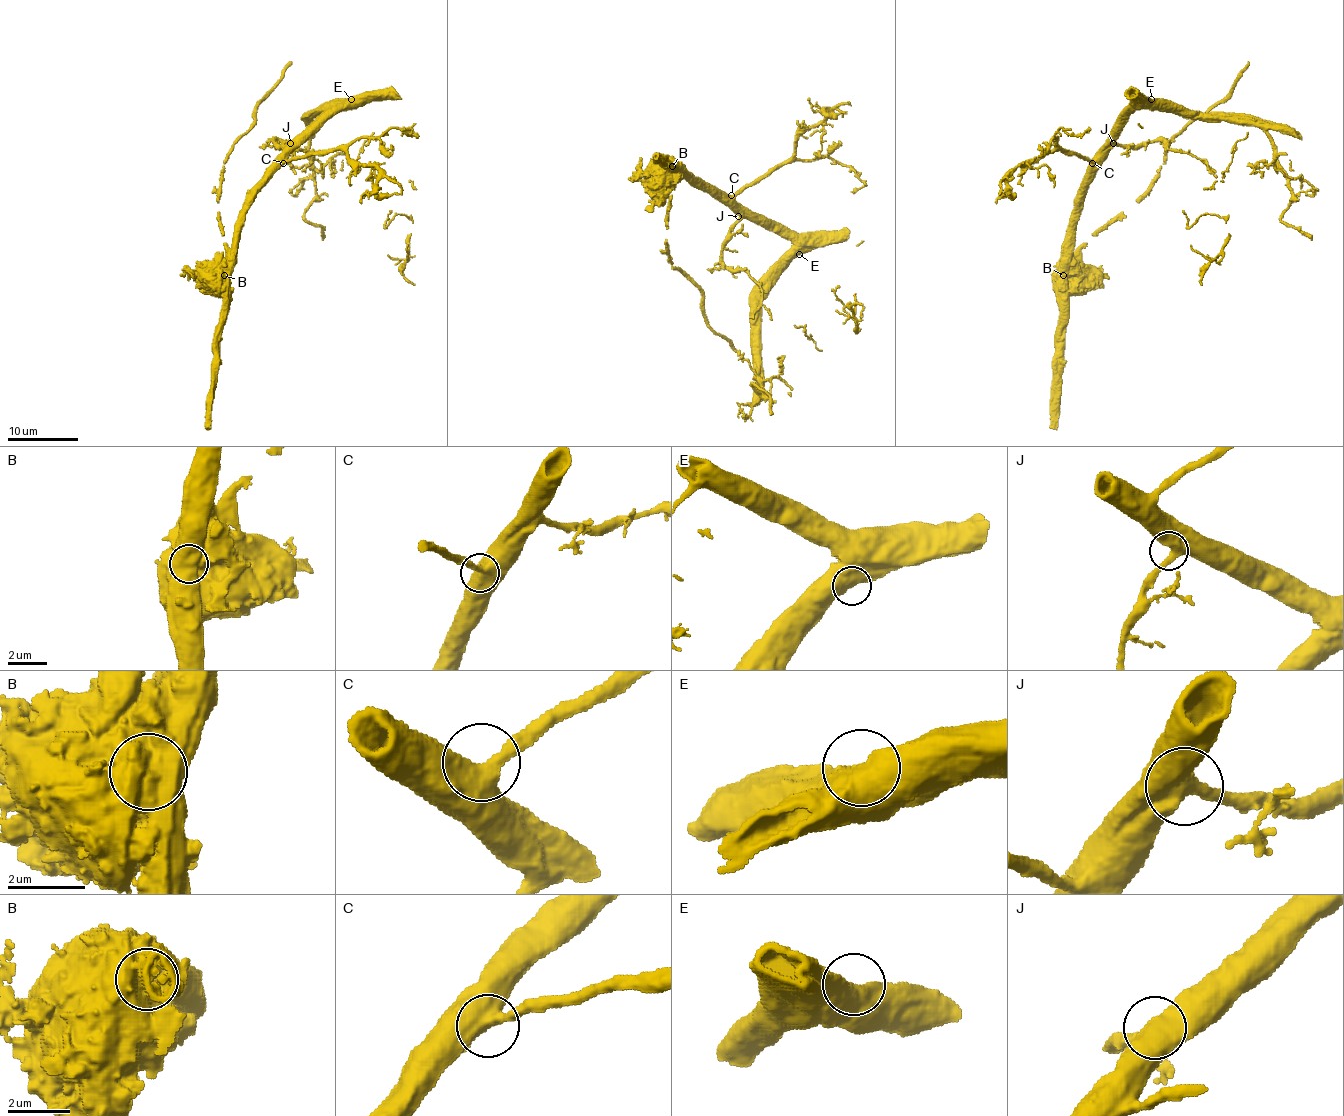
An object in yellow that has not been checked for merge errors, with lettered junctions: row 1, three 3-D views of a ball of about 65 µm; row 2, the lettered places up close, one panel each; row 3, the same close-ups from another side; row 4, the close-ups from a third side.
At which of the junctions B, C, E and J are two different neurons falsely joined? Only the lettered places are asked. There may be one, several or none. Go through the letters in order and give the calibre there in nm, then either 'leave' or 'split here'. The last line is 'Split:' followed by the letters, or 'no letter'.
B: calibre 1200 nm; split here
C: calibre 550 nm; leave
E: calibre 750 nm; leave
J: calibre 550 nm; leave
Split: B

